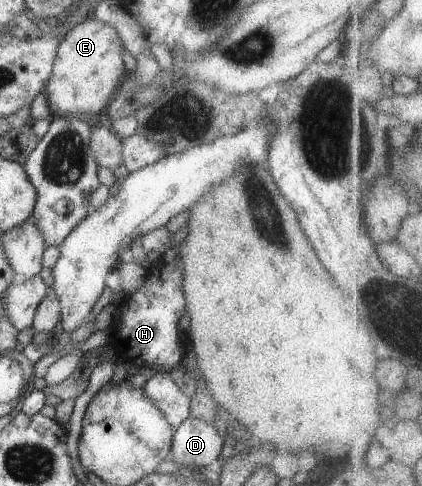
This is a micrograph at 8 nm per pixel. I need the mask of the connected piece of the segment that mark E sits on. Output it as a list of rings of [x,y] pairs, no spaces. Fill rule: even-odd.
[[[92,17],[84,18],[64,35],[44,89],[53,111],[52,117],[104,111],[128,73],[124,67],[125,45],[120,36],[112,25]]]

